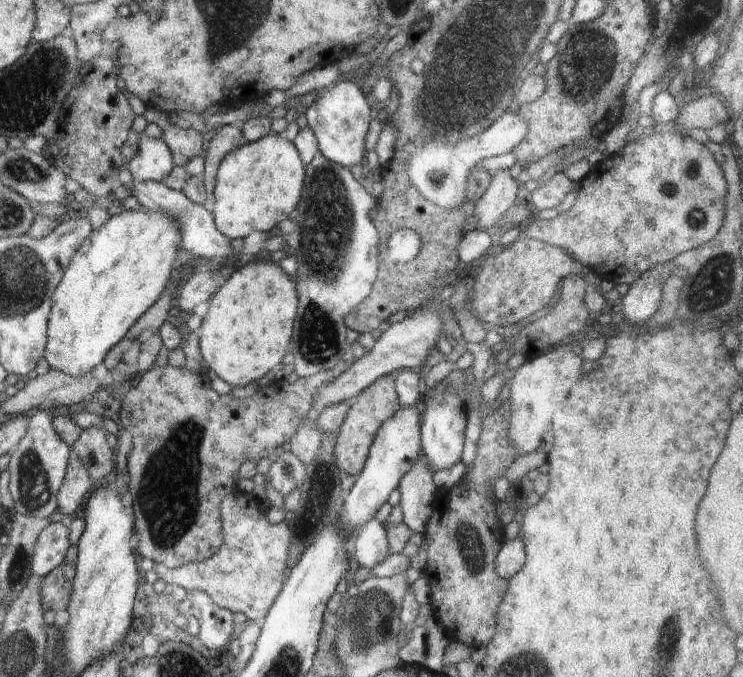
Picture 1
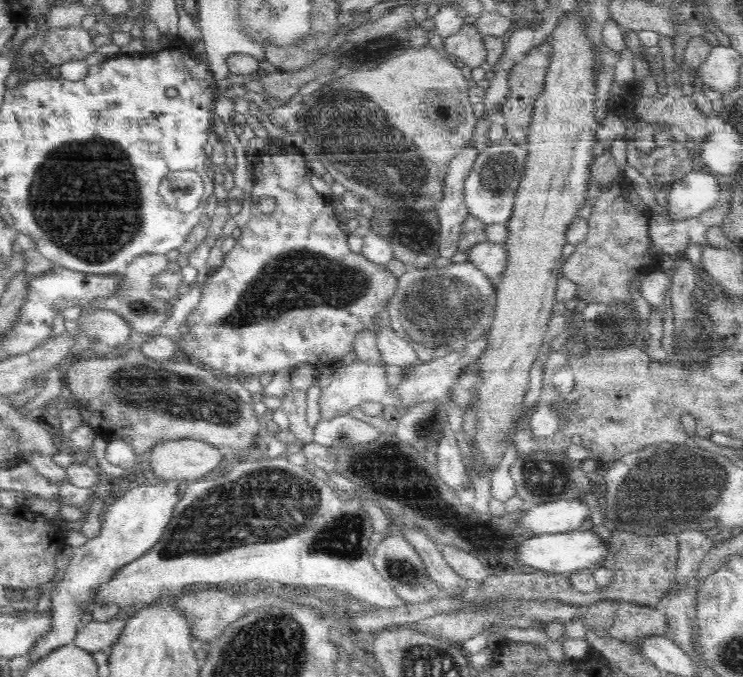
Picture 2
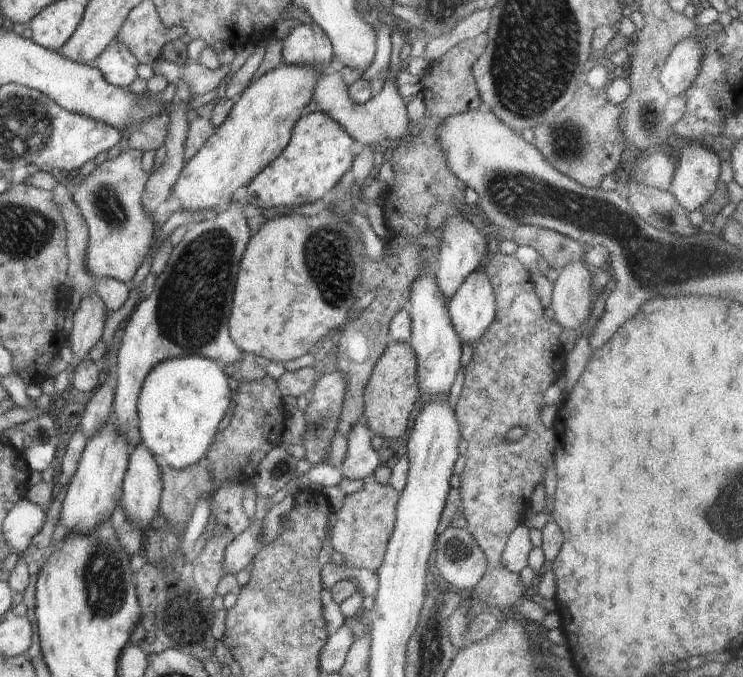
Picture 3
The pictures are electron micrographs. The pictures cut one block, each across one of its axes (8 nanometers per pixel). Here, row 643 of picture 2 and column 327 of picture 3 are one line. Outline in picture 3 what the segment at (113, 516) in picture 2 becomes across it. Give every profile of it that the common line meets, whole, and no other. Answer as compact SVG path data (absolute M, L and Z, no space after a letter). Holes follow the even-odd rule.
M316 23L296 24L283 39L283 64L310 66L316 72L326 72L334 58L330 38Z

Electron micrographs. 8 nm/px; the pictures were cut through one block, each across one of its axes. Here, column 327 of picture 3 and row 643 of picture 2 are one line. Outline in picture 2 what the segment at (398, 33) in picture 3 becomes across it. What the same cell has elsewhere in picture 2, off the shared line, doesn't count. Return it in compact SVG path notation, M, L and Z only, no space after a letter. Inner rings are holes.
M111 618L104 622L91 621L81 626L74 644L88 652L111 647L120 638L126 619Z

